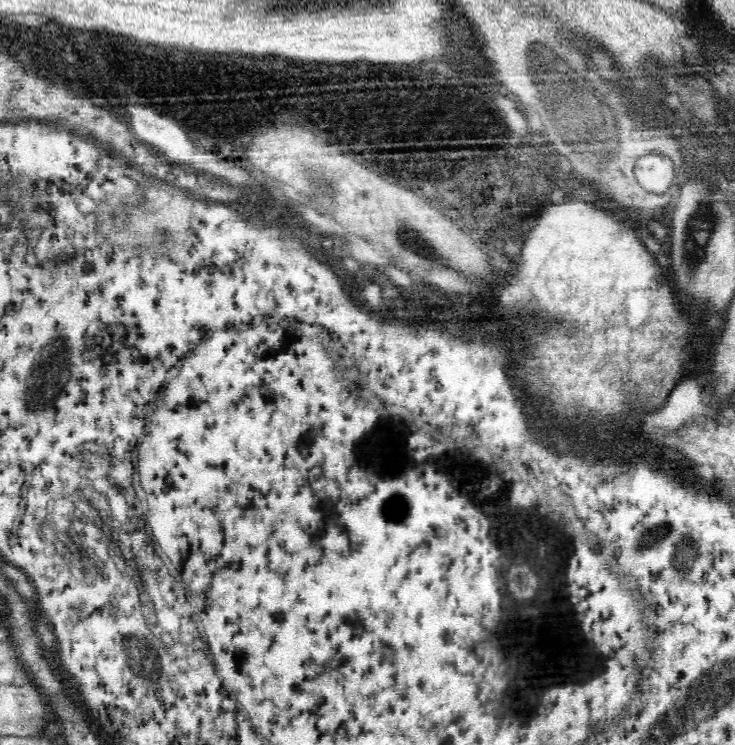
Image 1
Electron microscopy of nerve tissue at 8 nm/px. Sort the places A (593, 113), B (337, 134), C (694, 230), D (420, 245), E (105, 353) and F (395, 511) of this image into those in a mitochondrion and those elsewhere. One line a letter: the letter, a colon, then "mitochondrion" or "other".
A: mitochondrion
B: mitochondrion
C: mitochondrion
D: mitochondrion
E: other
F: mitochondrion

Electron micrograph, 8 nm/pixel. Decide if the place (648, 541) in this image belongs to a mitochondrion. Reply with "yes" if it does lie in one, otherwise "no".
yes

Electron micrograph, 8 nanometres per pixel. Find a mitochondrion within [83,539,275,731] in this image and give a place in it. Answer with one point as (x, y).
(143, 663)

